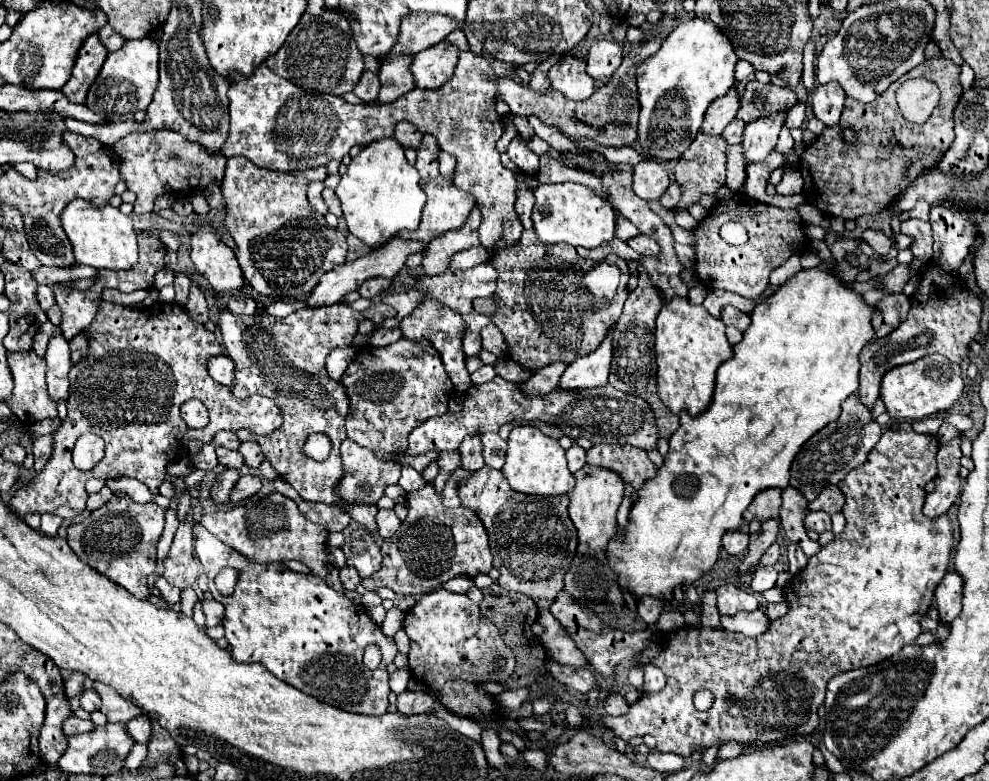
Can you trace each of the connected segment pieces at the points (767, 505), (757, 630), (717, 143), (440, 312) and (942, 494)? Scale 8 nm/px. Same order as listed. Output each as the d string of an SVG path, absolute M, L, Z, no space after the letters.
M781 488L763 490L761 494L757 494L757 498L753 498L753 502L745 510L743 518L747 522L751 522L751 520L767 520L767 518L779 516L779 508L781 508Z
M753 610L753 612L737 612L733 618L731 616L721 616L721 626L731 632L739 632L747 638L757 638L769 628L771 620L763 610Z
M701 130L697 138L691 142L687 154L683 154L675 166L675 180L683 186L683 196L679 202L679 208L685 208L693 204L693 200L699 200L701 194L715 196L715 190L725 184L725 140L721 136L705 136Z
M425 300L411 316L403 318L399 328L403 332L403 338L405 340L411 340L411 342L429 342L429 346L433 346L441 358L441 362L445 364L445 370L449 372L449 378L451 382L455 384L455 388L459 392L467 392L467 388L471 386L471 380L469 380L469 372L465 368L465 354L461 350L461 334L463 334L463 326L465 322L461 320L459 314L447 310L447 308L439 308L435 302L431 300Z
M959 434L951 438L949 442L941 444L937 452L937 464L939 464L939 480L935 490L927 496L923 514L925 516L939 516L951 508L955 498L961 492L961 476L959 476L959 460L961 460L961 440L965 436Z

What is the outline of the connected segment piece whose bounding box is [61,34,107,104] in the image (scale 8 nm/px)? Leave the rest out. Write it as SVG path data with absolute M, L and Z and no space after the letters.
M91 34L85 40L85 44L81 46L81 50L77 54L77 62L73 66L73 74L71 74L69 82L63 86L61 92L71 102L83 104L85 102L85 94L89 92L89 86L95 82L105 58L107 58L107 50L99 42L97 34Z

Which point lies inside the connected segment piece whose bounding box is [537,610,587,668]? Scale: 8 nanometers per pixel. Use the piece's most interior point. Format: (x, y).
(563, 649)

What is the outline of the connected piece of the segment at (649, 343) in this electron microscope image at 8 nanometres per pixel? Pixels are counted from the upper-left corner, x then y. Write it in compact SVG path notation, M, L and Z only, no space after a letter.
M638 266L639 286L629 294L623 314L619 318L619 322L615 324L615 332L613 332L613 362L611 362L611 376L609 382L627 394L639 396L643 398L651 410L655 412L655 422L657 422L657 432L661 438L669 440L673 436L673 432L679 428L679 416L671 414L669 408L659 400L657 396L657 364L655 364L655 338L653 338L653 330L655 330L655 318L663 306L663 300L657 292L657 288L649 282L649 274L645 272L645 267Z

